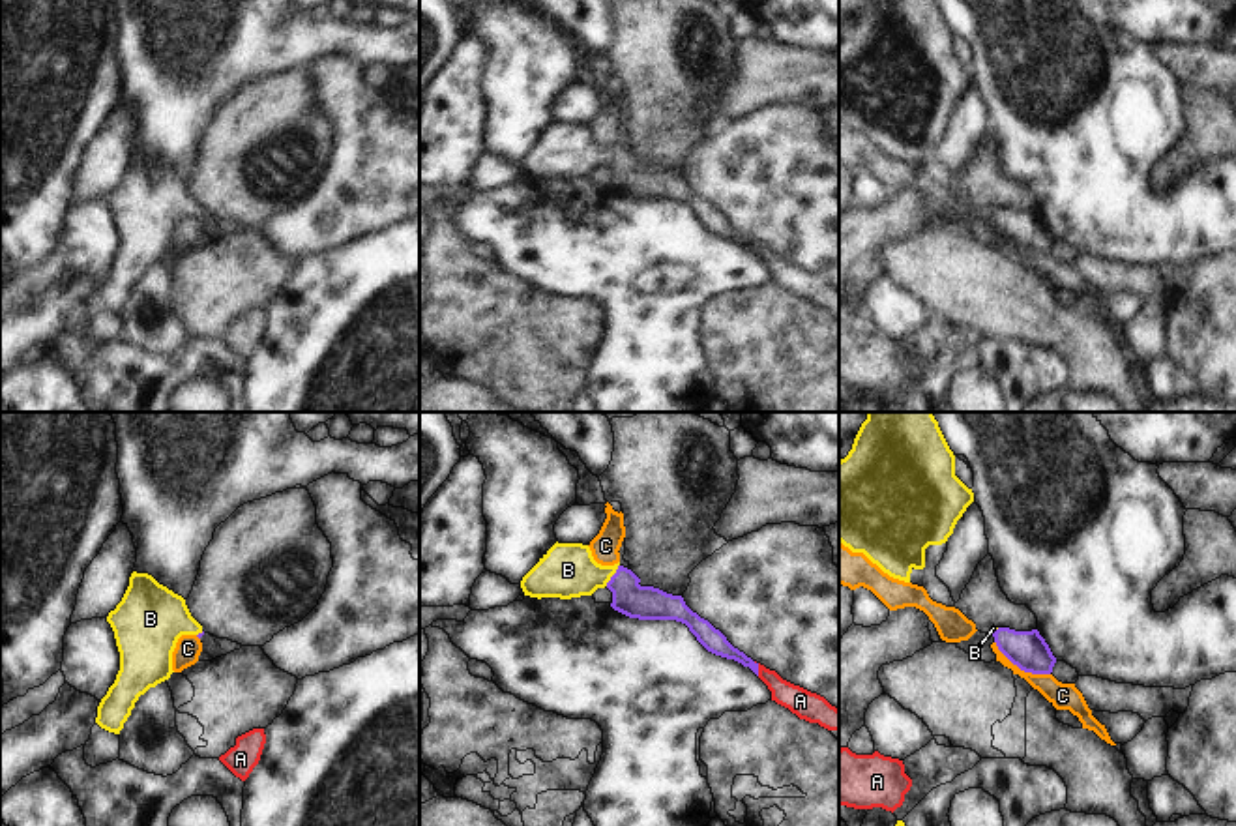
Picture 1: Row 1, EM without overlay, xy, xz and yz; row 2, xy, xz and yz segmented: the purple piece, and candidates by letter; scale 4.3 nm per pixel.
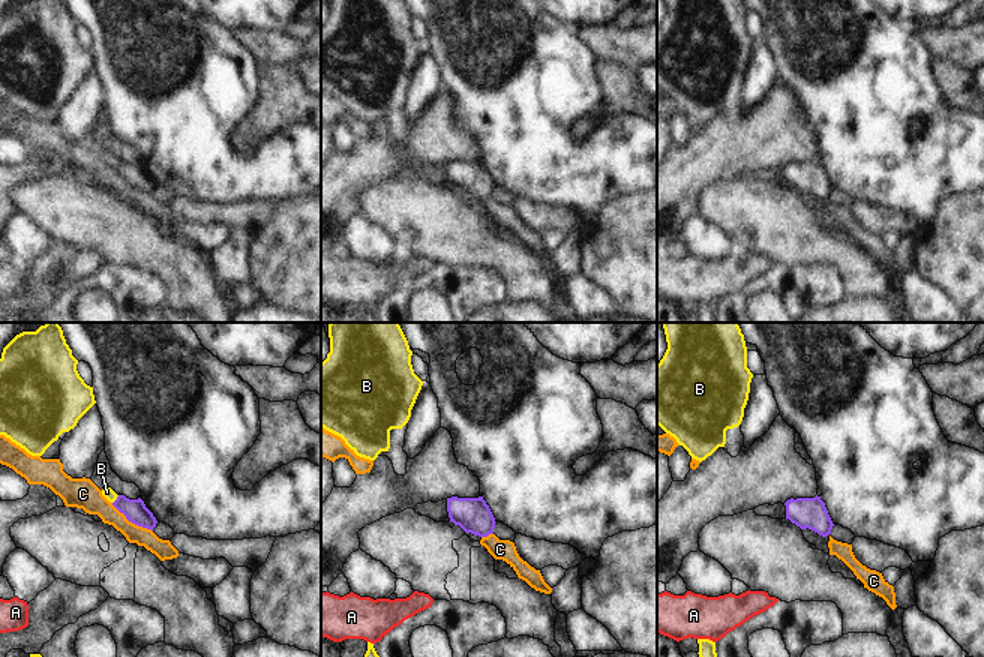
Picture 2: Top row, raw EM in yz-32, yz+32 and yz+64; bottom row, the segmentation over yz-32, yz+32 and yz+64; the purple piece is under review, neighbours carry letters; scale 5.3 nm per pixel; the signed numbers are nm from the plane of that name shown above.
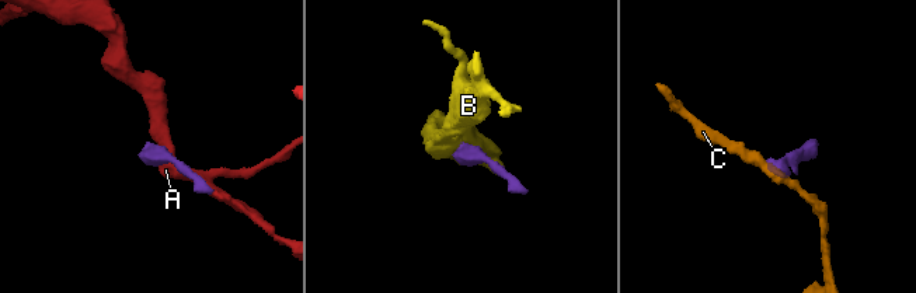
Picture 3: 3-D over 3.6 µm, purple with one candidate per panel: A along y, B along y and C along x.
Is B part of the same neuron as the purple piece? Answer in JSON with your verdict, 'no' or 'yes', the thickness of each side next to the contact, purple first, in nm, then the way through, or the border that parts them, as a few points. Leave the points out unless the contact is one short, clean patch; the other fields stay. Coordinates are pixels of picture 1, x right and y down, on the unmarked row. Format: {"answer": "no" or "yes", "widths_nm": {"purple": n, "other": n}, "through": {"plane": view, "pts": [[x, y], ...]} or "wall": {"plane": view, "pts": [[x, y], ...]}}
{"answer": "yes", "widths_nm": {"purple": 150, "other": 240}, "through": {"plane": "xz", "pts": [[630, 178], [613, 156], [579, 156], [568, 150]]}}

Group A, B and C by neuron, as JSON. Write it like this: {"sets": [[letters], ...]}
{"sets": [["A"], ["B"], ["C"]]}

